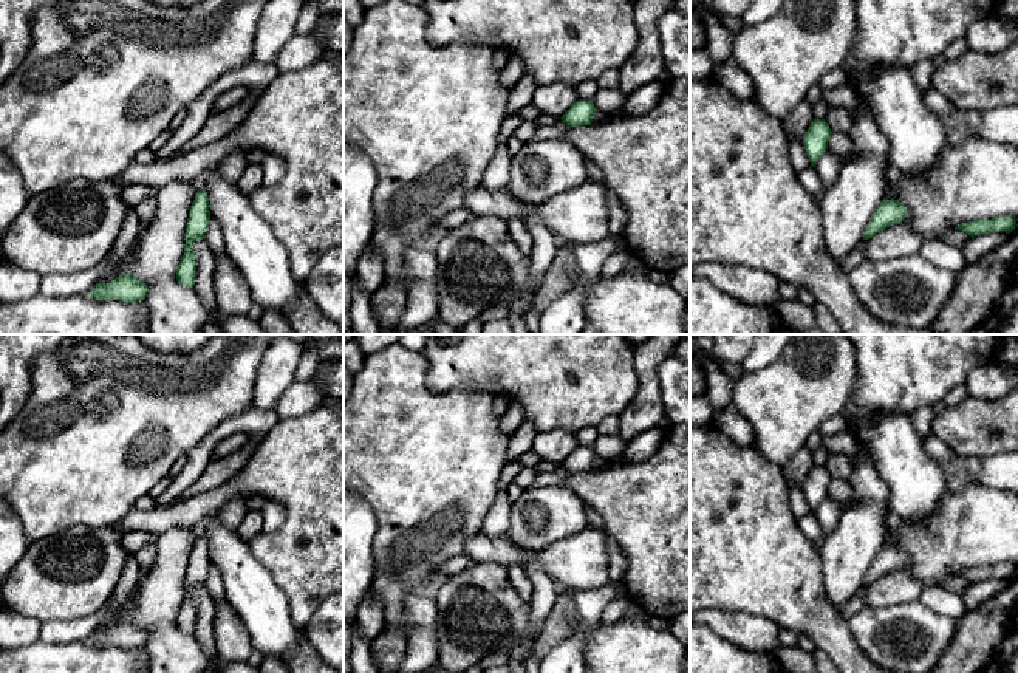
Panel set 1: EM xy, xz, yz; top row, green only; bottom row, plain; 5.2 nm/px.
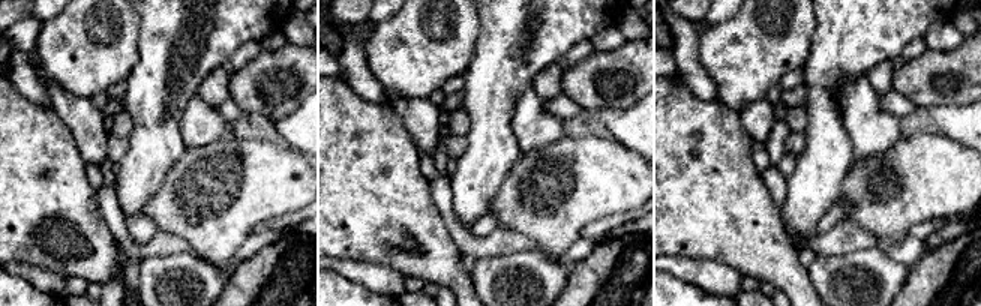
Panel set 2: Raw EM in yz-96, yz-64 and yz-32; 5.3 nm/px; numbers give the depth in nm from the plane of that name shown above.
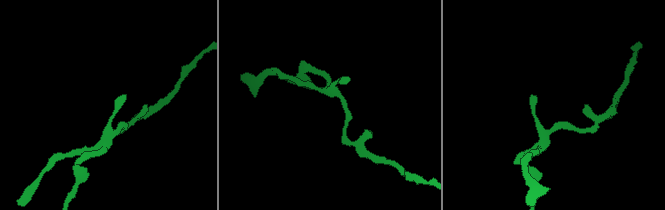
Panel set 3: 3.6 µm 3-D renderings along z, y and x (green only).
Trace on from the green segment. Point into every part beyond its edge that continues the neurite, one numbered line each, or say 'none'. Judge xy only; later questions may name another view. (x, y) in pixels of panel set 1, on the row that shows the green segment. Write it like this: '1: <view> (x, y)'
none

